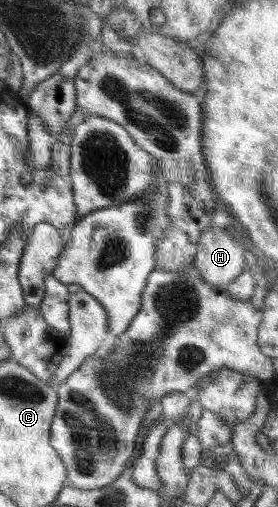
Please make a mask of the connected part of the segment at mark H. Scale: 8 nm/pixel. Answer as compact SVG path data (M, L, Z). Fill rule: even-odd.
M209 225L197 241L194 265L203 282L225 289L245 267L244 250L231 233Z

